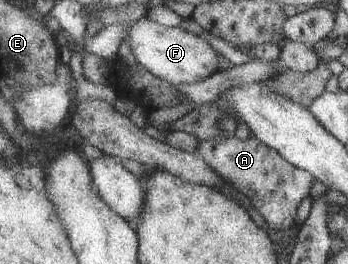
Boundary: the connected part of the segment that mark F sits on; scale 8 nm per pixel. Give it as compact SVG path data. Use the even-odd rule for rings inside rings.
M148 17L130 22L128 35L123 41L128 41L136 59L156 77L172 85L193 84L214 75L220 69L222 55L206 41L182 27L166 27Z

